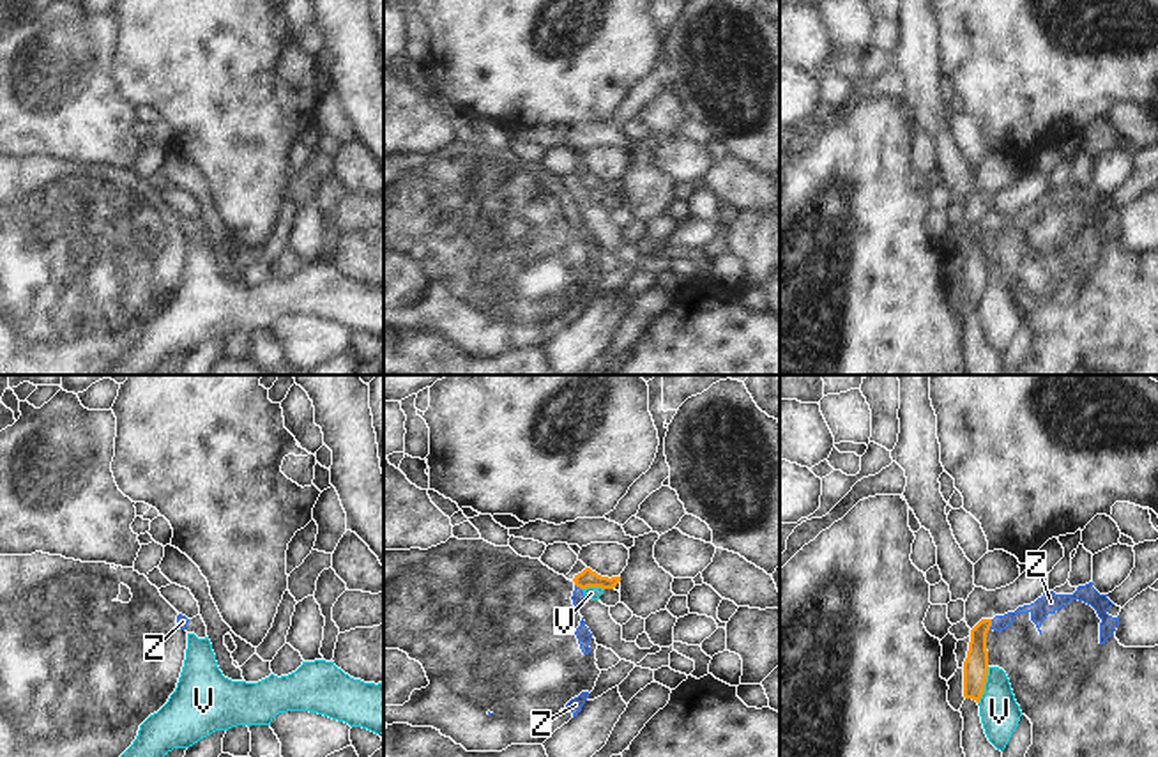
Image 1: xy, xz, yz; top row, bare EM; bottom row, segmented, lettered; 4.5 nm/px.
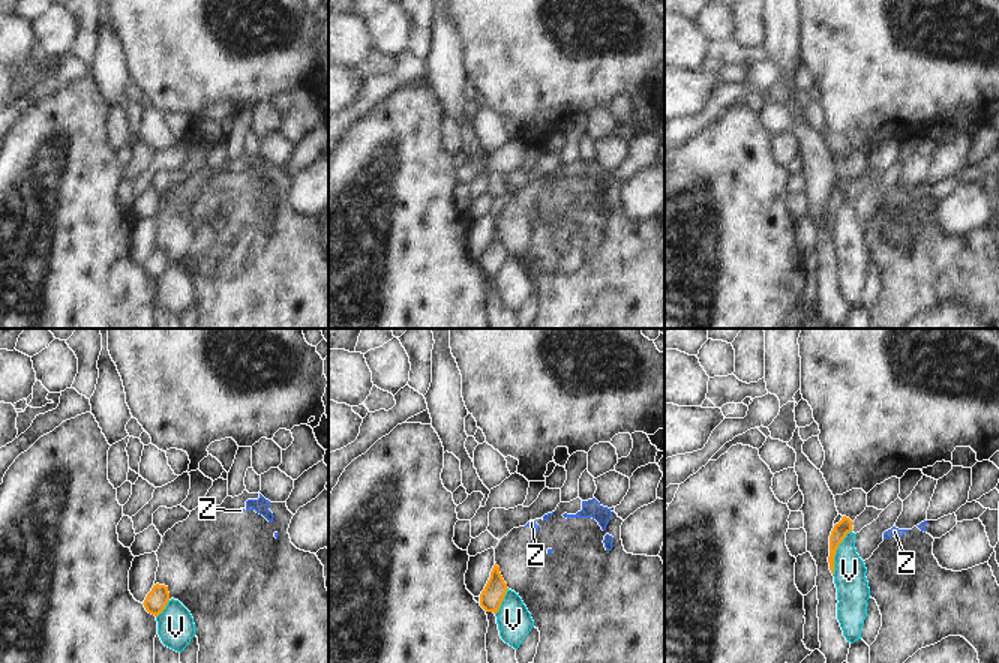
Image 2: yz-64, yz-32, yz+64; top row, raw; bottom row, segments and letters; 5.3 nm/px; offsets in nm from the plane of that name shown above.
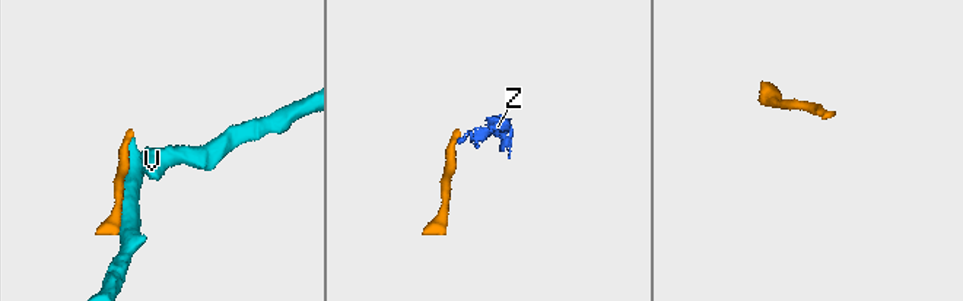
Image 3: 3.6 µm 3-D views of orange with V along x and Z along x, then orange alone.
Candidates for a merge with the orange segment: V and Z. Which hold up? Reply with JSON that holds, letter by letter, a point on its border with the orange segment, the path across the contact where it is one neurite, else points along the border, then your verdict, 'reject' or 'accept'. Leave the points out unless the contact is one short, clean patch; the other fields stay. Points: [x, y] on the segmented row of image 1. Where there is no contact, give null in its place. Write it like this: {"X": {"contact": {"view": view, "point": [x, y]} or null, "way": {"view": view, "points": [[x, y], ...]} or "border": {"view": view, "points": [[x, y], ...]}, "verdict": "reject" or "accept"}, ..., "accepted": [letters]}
{"V": {"contact": {"view": "yz", "point": [983, 687]}, "verdict": "reject"}, "Z": {"contact": {"view": "yz", "point": [990, 625]}, "border": {"view": "yz", "points": [[992, 619], [989, 628]]}, "verdict": "reject"}, "accepted": []}

